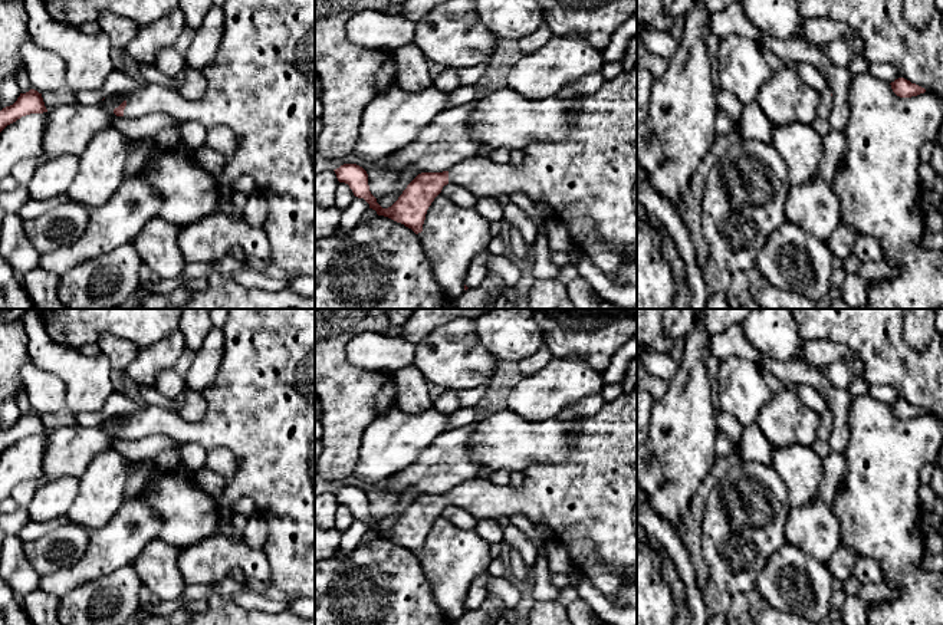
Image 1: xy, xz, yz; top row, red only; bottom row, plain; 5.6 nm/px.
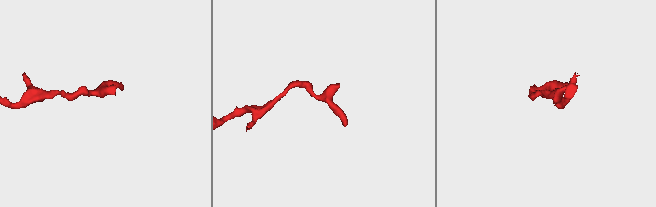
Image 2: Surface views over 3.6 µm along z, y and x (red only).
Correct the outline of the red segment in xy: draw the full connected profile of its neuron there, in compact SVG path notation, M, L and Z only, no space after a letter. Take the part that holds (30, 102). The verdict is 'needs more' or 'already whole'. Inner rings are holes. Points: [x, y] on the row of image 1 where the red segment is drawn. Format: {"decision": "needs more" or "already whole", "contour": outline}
{"decision": "already whole", "contour": "M30 89L26 93L20 93L17 101L0 111L0 132L10 124L16 122L22 116L30 114L43 114L47 112L42 93L34 89Z"}

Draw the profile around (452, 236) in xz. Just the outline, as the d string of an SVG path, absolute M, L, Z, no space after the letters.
M441 194L428 207L423 231L417 236L433 276L450 300L463 295L472 260L493 239L490 223L474 207L460 207Z

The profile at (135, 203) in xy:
M183 144L151 149L141 170L125 178L106 204L91 208L85 233L75 243L39 253L39 267L60 277L76 264L134 240L141 228L157 216L162 204L160 194L145 180L145 172L164 152L193 154Z

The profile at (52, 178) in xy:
M63 154L58 158L40 161L27 185L32 200L50 200L66 194L79 168L79 157Z

